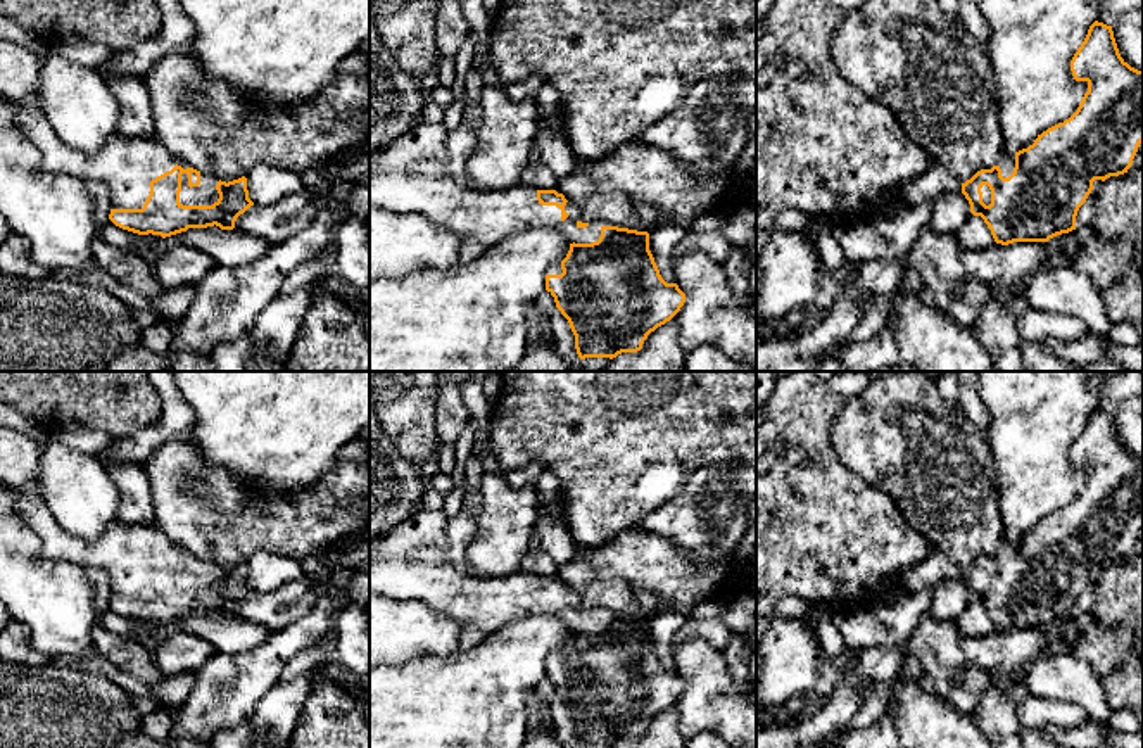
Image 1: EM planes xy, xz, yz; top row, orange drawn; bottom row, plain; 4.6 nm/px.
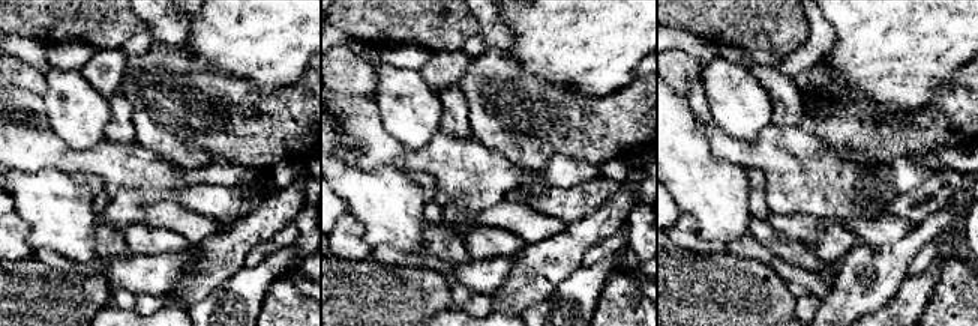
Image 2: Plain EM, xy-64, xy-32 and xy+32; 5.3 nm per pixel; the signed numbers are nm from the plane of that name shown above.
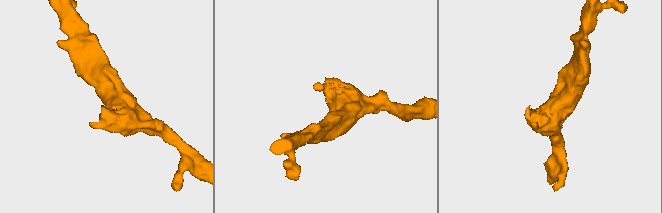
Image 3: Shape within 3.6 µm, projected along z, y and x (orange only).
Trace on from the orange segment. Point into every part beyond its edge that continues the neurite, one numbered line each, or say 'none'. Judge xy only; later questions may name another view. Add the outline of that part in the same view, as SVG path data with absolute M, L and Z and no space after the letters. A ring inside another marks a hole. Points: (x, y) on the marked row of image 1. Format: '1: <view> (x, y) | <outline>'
1: xy (206, 194) | M200 173L200 185L188 187L188 174L181 174L180 204L183 206L212 206L218 202L219 193L216 190L219 178L211 173Z

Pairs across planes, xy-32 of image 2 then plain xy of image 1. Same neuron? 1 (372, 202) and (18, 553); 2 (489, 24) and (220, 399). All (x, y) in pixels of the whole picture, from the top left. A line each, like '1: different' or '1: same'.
1: same
2: different

